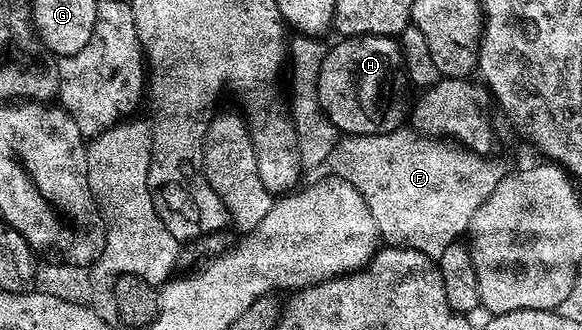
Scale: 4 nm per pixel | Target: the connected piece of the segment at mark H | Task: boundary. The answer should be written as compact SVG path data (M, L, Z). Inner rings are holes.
M364 34L338 41L342 42L327 49L318 77L318 106L335 131L349 136L387 134L399 129L408 118L408 79L401 45L384 34Z

